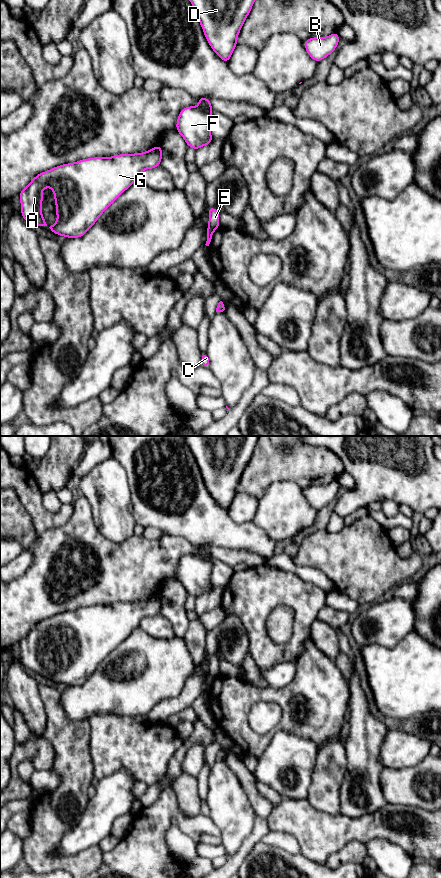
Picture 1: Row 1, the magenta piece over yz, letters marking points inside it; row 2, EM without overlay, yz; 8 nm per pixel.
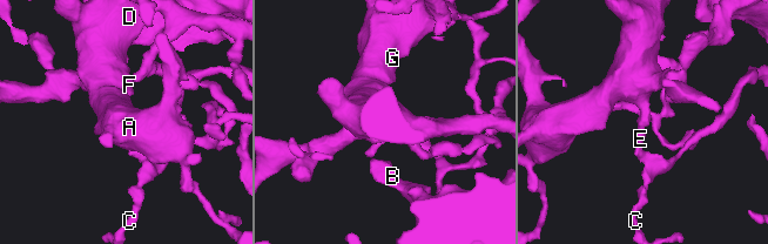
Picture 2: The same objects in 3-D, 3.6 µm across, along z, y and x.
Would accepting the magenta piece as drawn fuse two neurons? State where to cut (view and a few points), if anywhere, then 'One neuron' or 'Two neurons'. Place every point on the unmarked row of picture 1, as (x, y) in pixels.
Split along yz (208, 674), (214, 677). Two neurons

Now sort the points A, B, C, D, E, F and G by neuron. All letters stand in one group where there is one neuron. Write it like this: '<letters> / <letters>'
A D E F G / B C

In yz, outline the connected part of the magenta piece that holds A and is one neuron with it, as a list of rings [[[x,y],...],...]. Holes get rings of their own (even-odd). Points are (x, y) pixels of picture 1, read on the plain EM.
[[[156,593],[151,598],[143,601],[118,602],[113,605],[93,605],[82,607],[75,611],[67,611],[36,623],[27,635],[19,640],[21,650],[21,663],[26,670],[37,674],[48,676],[54,682],[66,686],[80,686],[96,671],[104,659],[112,653],[115,648],[127,638],[135,629],[139,628],[140,622],[145,617],[154,617],[161,613],[162,593]],[[51,635],[55,646],[57,669],[54,674],[49,674],[44,669],[41,660],[43,650],[43,636]]]

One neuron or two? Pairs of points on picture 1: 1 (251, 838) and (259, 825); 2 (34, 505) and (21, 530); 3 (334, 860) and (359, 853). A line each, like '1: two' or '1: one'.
1: one
2: two
3: one

